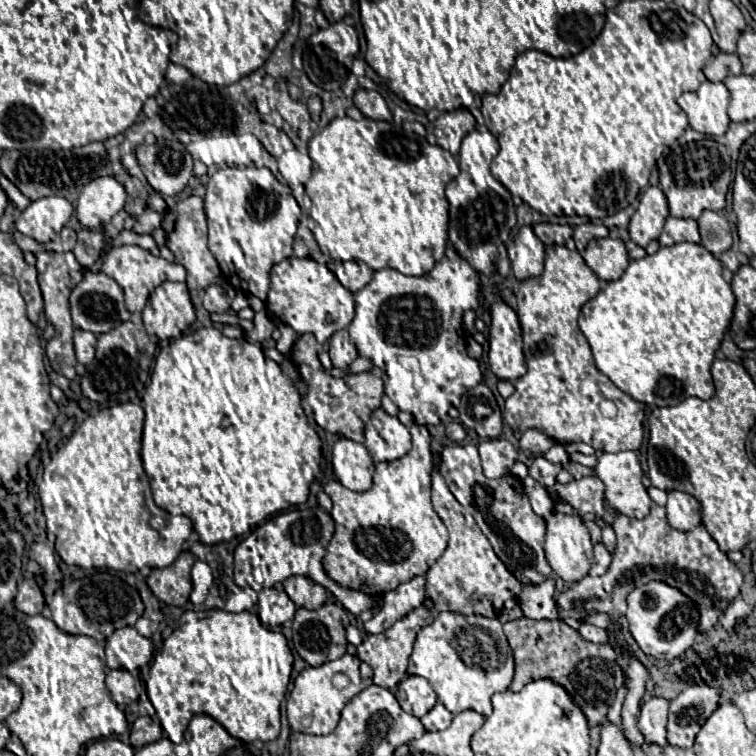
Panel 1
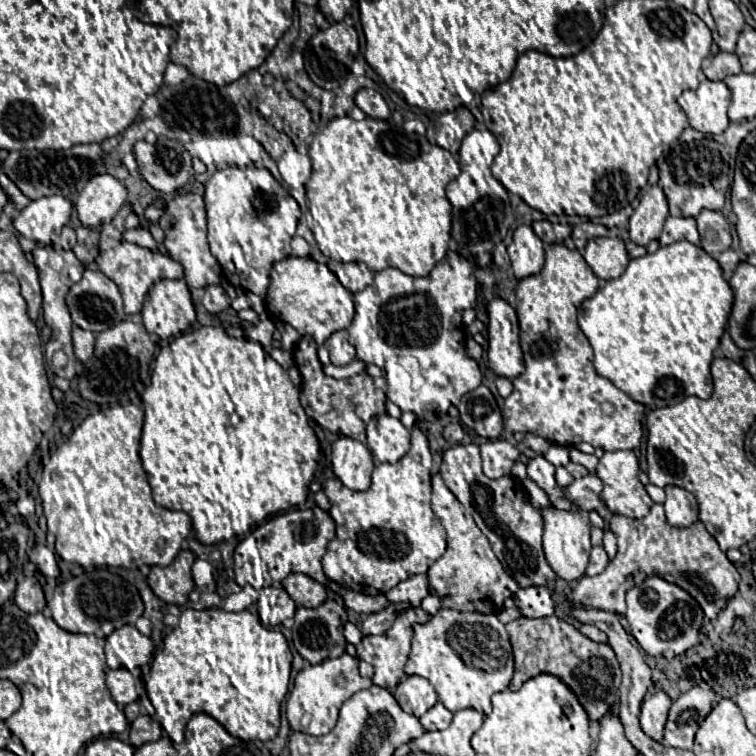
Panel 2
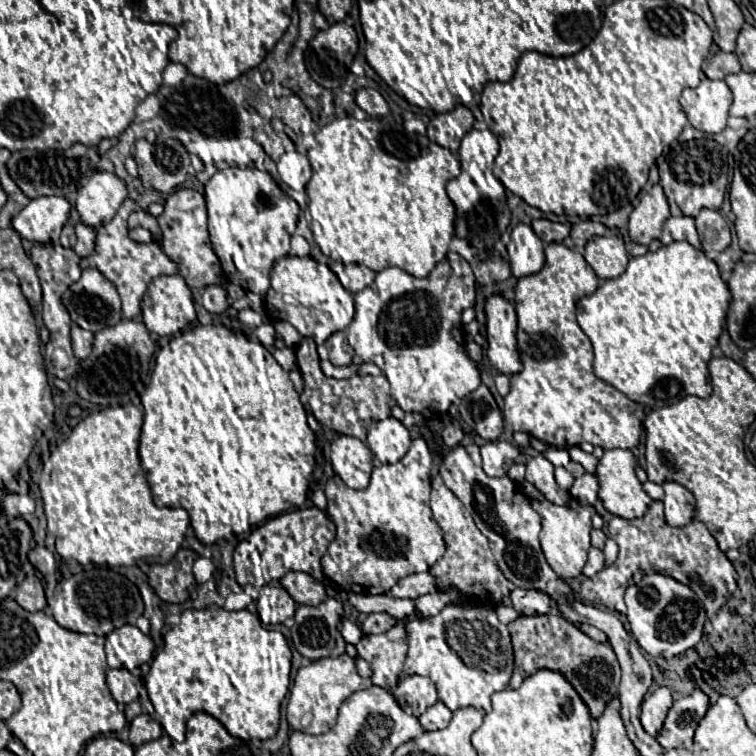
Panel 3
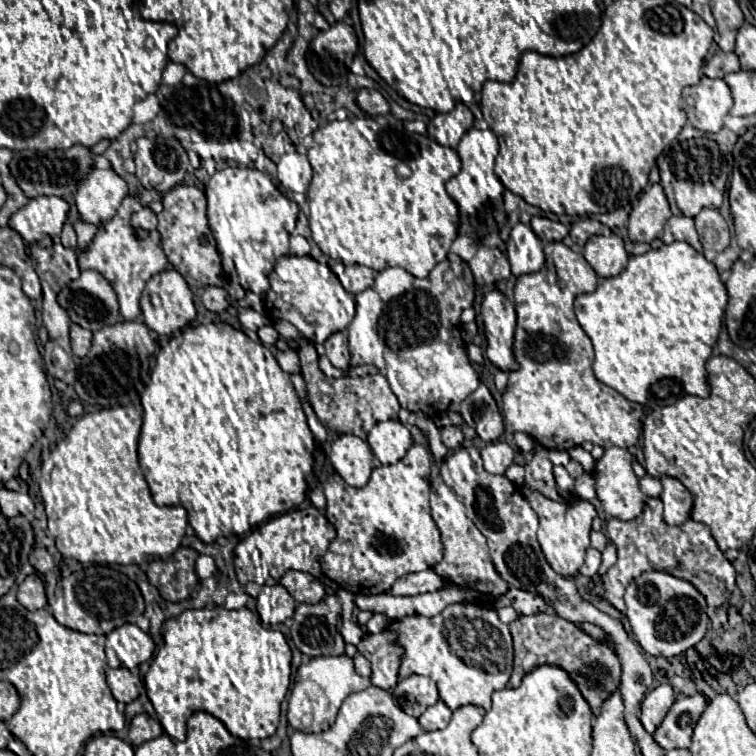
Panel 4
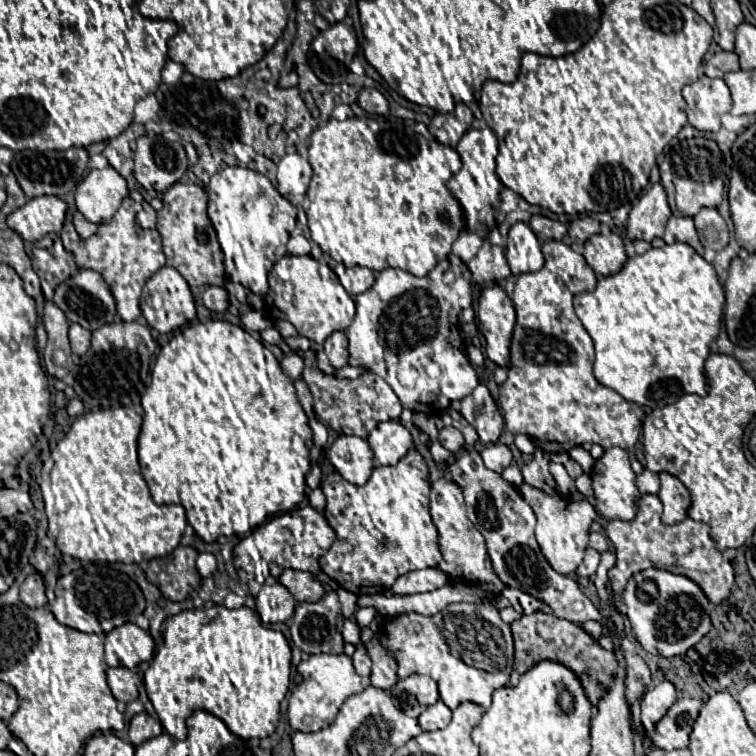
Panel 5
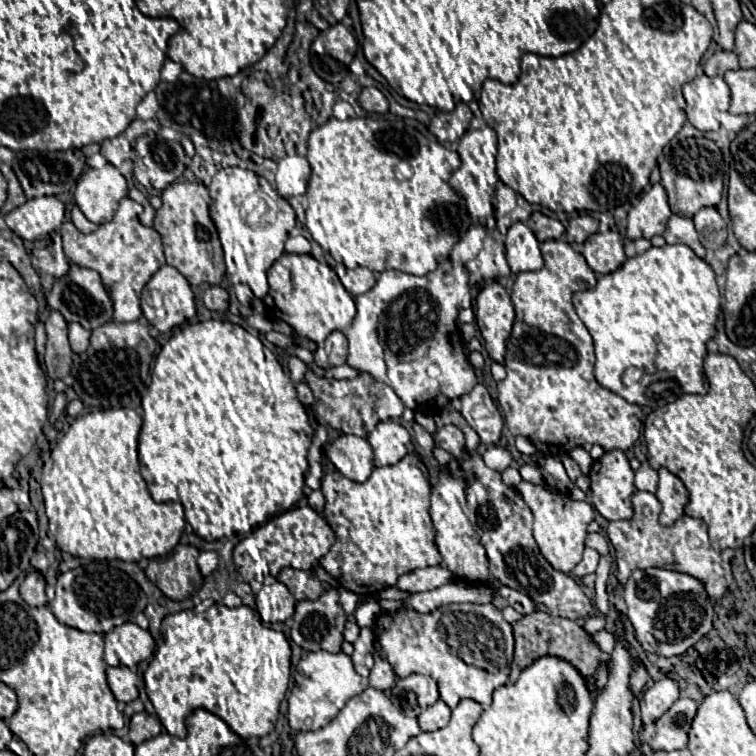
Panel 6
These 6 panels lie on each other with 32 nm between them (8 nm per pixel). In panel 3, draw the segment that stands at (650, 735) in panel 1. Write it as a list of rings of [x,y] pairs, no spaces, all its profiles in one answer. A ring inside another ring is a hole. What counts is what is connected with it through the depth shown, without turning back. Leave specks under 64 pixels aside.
[[[666,686],[656,688],[650,696],[644,698],[640,722],[642,722],[644,730],[646,730],[650,736],[656,736],[658,730],[662,728],[664,718],[666,718],[666,714],[668,714],[672,702],[674,702],[674,700],[672,700],[672,692],[670,692],[670,688],[666,688]]]

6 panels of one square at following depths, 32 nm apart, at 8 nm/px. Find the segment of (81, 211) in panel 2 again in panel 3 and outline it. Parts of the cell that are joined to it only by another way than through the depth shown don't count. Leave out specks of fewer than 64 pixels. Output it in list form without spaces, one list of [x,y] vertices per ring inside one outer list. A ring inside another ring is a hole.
[[[96,170],[90,180],[78,190],[76,210],[84,224],[98,228],[116,216],[126,196],[128,190],[124,180],[112,172]]]

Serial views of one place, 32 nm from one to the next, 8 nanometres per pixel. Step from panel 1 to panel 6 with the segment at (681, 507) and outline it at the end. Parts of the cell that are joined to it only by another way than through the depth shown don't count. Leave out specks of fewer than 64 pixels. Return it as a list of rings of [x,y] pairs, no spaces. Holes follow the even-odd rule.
[[[666,468],[658,470],[658,488],[656,488],[656,498],[660,500],[660,524],[670,526],[674,524],[680,516],[684,516],[684,506],[688,502],[688,490],[682,484],[682,480],[668,472]]]

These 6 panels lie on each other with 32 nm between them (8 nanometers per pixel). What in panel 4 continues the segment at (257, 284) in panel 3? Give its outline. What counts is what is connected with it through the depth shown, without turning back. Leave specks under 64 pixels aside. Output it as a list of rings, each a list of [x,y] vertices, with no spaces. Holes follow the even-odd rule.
[[[228,166],[224,170],[218,170],[206,184],[206,198],[208,198],[208,222],[218,242],[218,252],[222,259],[225,277],[232,283],[237,283],[238,278],[239,284],[246,290],[264,296],[270,288],[268,274],[274,268],[274,262],[280,256],[288,254],[288,238],[296,226],[298,206],[272,184],[268,174],[252,168],[238,168],[238,166],[234,168]]]

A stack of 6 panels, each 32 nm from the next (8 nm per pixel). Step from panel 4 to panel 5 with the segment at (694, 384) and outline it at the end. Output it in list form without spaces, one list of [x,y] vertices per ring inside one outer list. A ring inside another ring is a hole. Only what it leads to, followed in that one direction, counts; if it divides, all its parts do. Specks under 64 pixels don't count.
[[[666,244],[628,258],[620,272],[600,276],[592,292],[580,292],[574,296],[574,310],[594,340],[596,380],[618,392],[628,402],[648,408],[674,404],[684,394],[706,396],[708,386],[704,362],[710,354],[708,346],[714,342],[720,330],[724,300],[724,288],[720,286],[712,264],[698,256],[688,244]]]

